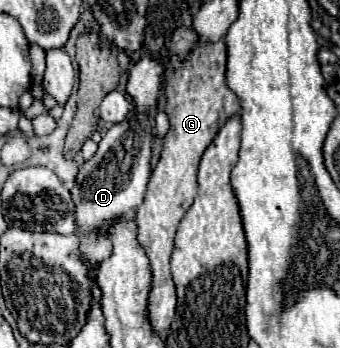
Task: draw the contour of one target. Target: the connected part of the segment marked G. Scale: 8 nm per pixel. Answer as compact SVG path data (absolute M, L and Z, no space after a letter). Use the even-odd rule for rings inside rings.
M180 28L172 36L170 60L166 68L166 106L170 132L164 138L162 154L152 170L144 204L136 210L134 222L138 226L138 244L144 248L152 268L152 288L148 316L154 332L168 328L176 312L176 288L170 274L170 256L174 250L176 228L196 198L198 162L210 146L224 122L240 112L240 100L224 82L226 72L226 44L200 44L192 28Z

